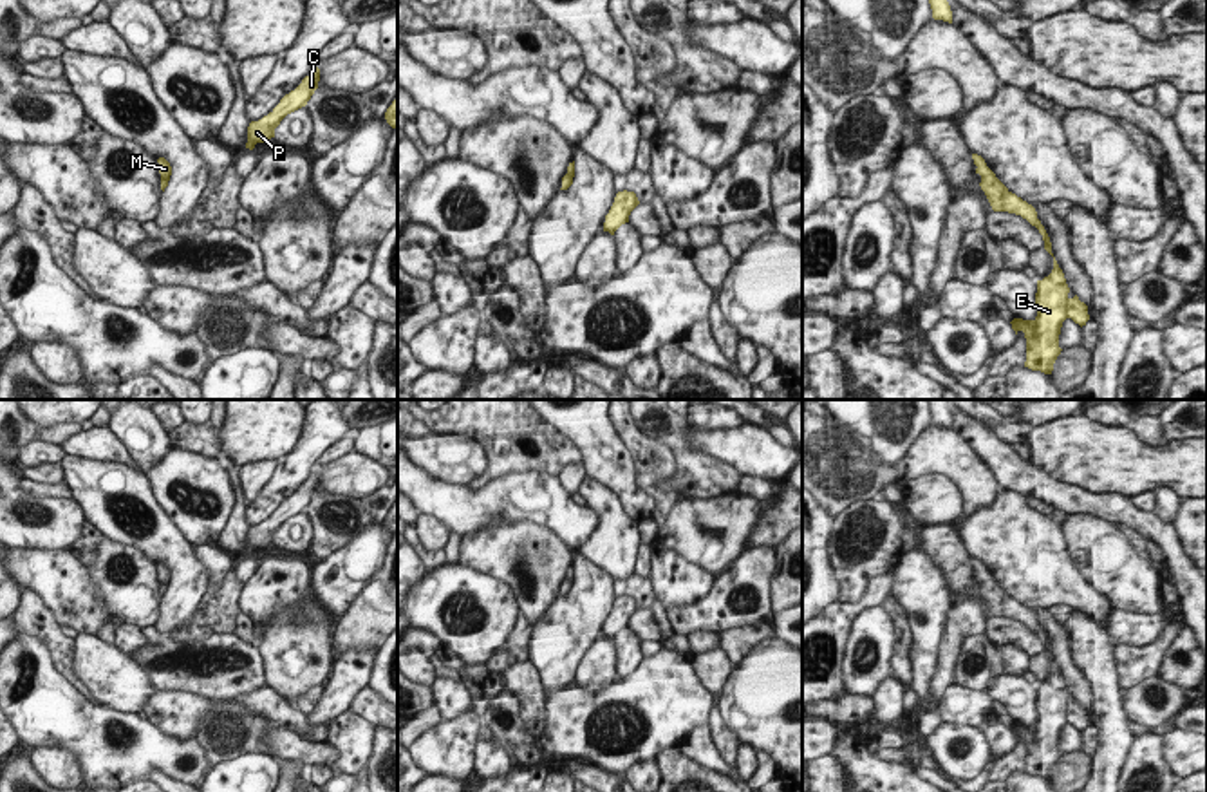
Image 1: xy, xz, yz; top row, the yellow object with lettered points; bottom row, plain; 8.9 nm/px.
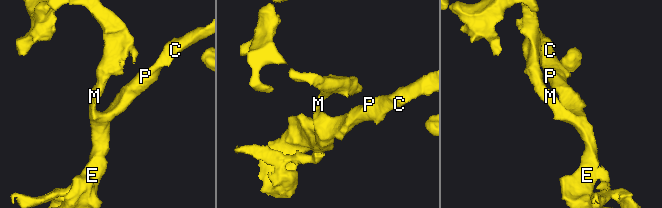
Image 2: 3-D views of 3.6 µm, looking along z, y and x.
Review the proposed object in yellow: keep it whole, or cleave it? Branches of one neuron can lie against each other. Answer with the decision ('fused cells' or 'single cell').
single cell

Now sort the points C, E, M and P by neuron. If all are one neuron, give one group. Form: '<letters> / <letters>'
C E M P

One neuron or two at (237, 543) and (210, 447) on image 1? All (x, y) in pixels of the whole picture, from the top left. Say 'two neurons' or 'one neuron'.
two neurons

